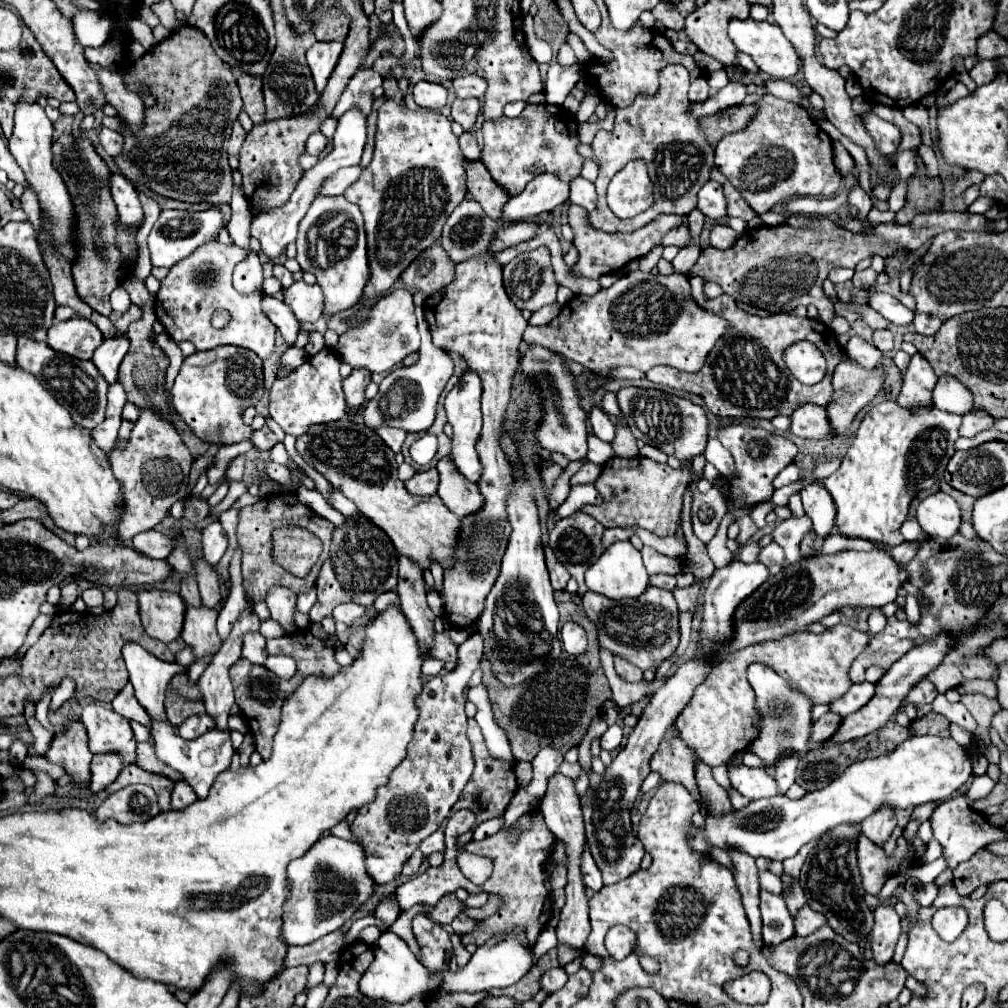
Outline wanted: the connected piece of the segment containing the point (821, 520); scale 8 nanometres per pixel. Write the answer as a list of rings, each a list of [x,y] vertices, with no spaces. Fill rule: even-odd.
[[[814,482],[814,484],[804,486],[800,490],[800,496],[802,496],[806,514],[814,522],[814,532],[818,536],[828,536],[834,526],[834,518],[836,518],[836,506],[828,490],[822,484]]]

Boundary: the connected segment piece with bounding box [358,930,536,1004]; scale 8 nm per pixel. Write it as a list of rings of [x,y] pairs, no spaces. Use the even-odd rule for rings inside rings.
[[[516,930],[512,934],[496,936],[484,946],[480,946],[470,962],[456,970],[440,970],[430,972],[420,964],[420,960],[410,952],[406,942],[398,938],[392,932],[380,934],[380,938],[374,944],[374,960],[364,972],[364,976],[358,982],[358,988],[362,996],[368,996],[370,1000],[382,1000],[386,1004],[406,1004],[414,996],[442,996],[442,994],[454,994],[454,992],[482,992],[490,988],[506,988],[514,982],[518,982],[532,964],[536,964],[536,958],[532,958],[530,948],[524,940],[524,932]]]

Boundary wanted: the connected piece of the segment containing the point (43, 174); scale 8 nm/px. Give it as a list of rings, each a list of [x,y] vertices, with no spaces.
[[[20,98],[16,102],[16,116],[14,116],[14,132],[8,138],[8,148],[20,168],[26,174],[26,180],[30,188],[36,192],[40,200],[40,210],[46,214],[44,224],[54,234],[54,242],[60,248],[60,252],[72,262],[74,260],[74,238],[72,238],[72,202],[68,196],[68,188],[64,188],[64,182],[60,174],[52,166],[52,122],[48,120],[44,108],[38,102],[26,102]]]

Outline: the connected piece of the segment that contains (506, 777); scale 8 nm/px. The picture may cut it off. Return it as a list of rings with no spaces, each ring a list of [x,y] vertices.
[[[474,718],[468,720],[468,740],[472,744],[472,758],[474,758],[474,772],[460,796],[460,800],[456,802],[456,810],[458,808],[470,808],[476,814],[476,824],[480,822],[486,822],[494,816],[502,816],[506,812],[506,806],[510,804],[514,792],[516,792],[516,776],[514,776],[514,770],[512,770],[512,764],[504,764],[502,760],[492,760],[492,756],[488,754],[486,746],[484,746],[484,738],[482,738],[482,732],[480,732],[480,726],[476,724]]]

